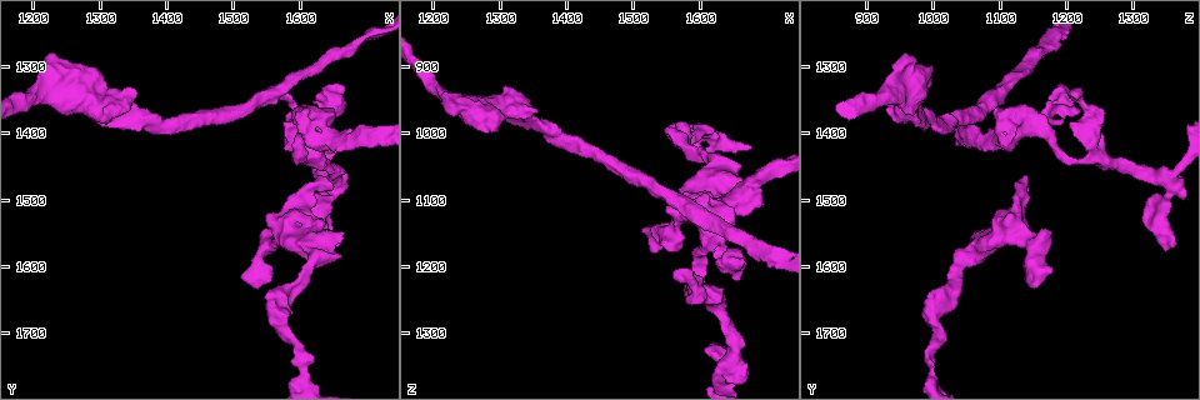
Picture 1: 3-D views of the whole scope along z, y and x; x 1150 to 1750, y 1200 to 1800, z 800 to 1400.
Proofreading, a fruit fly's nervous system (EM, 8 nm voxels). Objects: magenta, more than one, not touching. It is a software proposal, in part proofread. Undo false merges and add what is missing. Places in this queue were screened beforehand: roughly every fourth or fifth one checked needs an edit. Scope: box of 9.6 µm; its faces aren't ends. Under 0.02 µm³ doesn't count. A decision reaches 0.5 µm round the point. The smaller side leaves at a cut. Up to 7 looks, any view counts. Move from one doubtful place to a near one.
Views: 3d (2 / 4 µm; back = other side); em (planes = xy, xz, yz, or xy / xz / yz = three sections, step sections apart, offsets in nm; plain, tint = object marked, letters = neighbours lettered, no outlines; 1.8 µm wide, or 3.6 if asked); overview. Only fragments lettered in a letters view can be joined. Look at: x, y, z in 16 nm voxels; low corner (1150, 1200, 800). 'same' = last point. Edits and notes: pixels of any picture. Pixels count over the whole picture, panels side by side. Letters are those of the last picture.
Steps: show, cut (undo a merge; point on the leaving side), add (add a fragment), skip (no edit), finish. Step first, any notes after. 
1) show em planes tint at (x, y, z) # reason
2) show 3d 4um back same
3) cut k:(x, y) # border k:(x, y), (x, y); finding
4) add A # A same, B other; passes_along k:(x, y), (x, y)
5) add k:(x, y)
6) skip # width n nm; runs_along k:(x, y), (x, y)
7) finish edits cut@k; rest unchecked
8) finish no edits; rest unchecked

show em planes letters at (1610, 1495, 1320) # free end

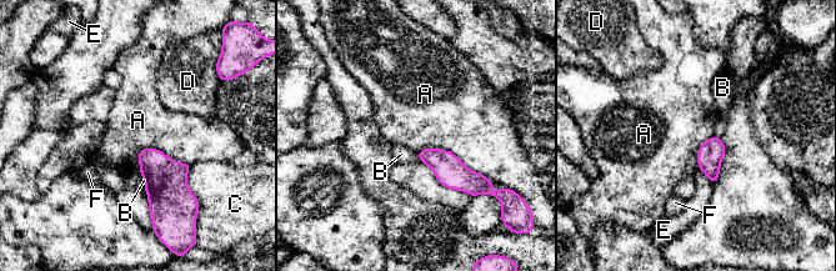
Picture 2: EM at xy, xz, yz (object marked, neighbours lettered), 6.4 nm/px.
skip # A other, B other, C other, D other, E other, F other; border 2:(416, 151), (449, 150), (491, 180); none of them fits

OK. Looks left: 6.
show em xz step 8 tint at (1565, 1340, 1210) # an open end

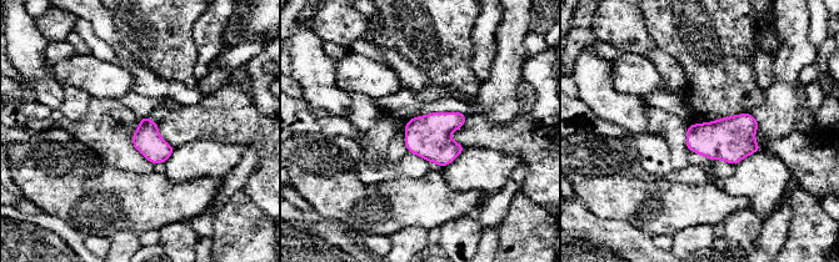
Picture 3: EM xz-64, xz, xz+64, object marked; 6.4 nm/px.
show em planes letters same

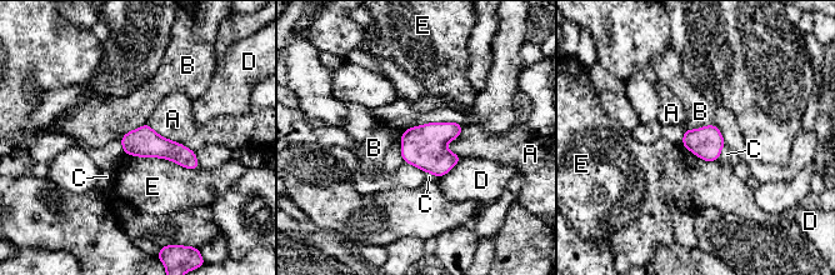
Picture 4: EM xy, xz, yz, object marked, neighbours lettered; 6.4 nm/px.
skip # longest_contact E 480 nm; A other, B other, C other, D other, E other; none of them fits

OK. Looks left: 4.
show em 3.6um xz step 4 letters at (1625, 1395, 1130)

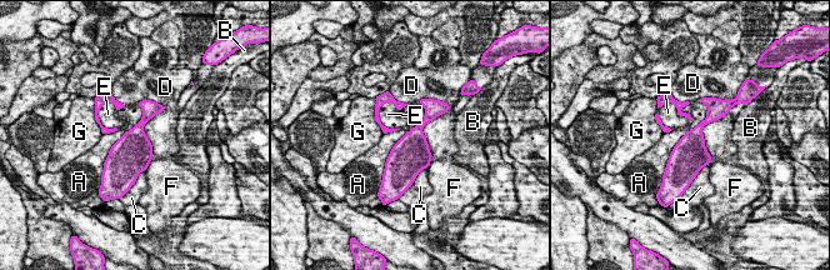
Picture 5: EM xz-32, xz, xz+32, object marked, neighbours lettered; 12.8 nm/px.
show em 3.6um planes letters same

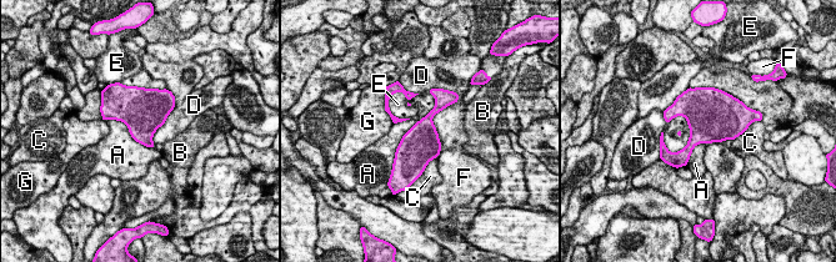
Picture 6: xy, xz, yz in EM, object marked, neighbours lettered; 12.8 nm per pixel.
skip # longest_contact A 750 nm; A other, B other, C other, D other, E other, F other, G other; border 6:(105, 120), (154, 147); continuous, no second cell

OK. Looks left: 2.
finish no edits; rest unchecked

